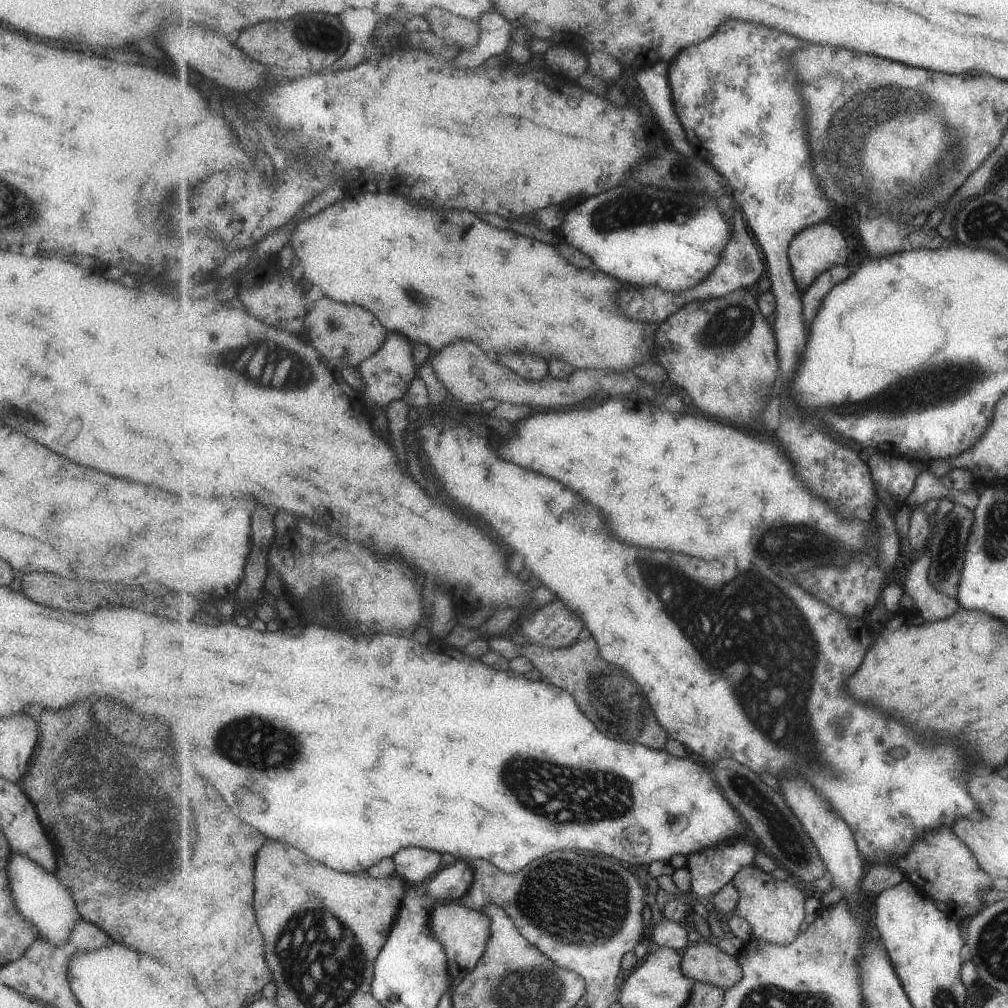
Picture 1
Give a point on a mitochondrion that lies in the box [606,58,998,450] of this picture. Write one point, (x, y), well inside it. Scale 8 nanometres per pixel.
(946, 130)

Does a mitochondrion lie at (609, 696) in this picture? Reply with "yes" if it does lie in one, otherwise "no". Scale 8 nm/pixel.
yes

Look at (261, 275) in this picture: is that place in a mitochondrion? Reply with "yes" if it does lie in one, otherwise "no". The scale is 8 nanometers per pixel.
no

